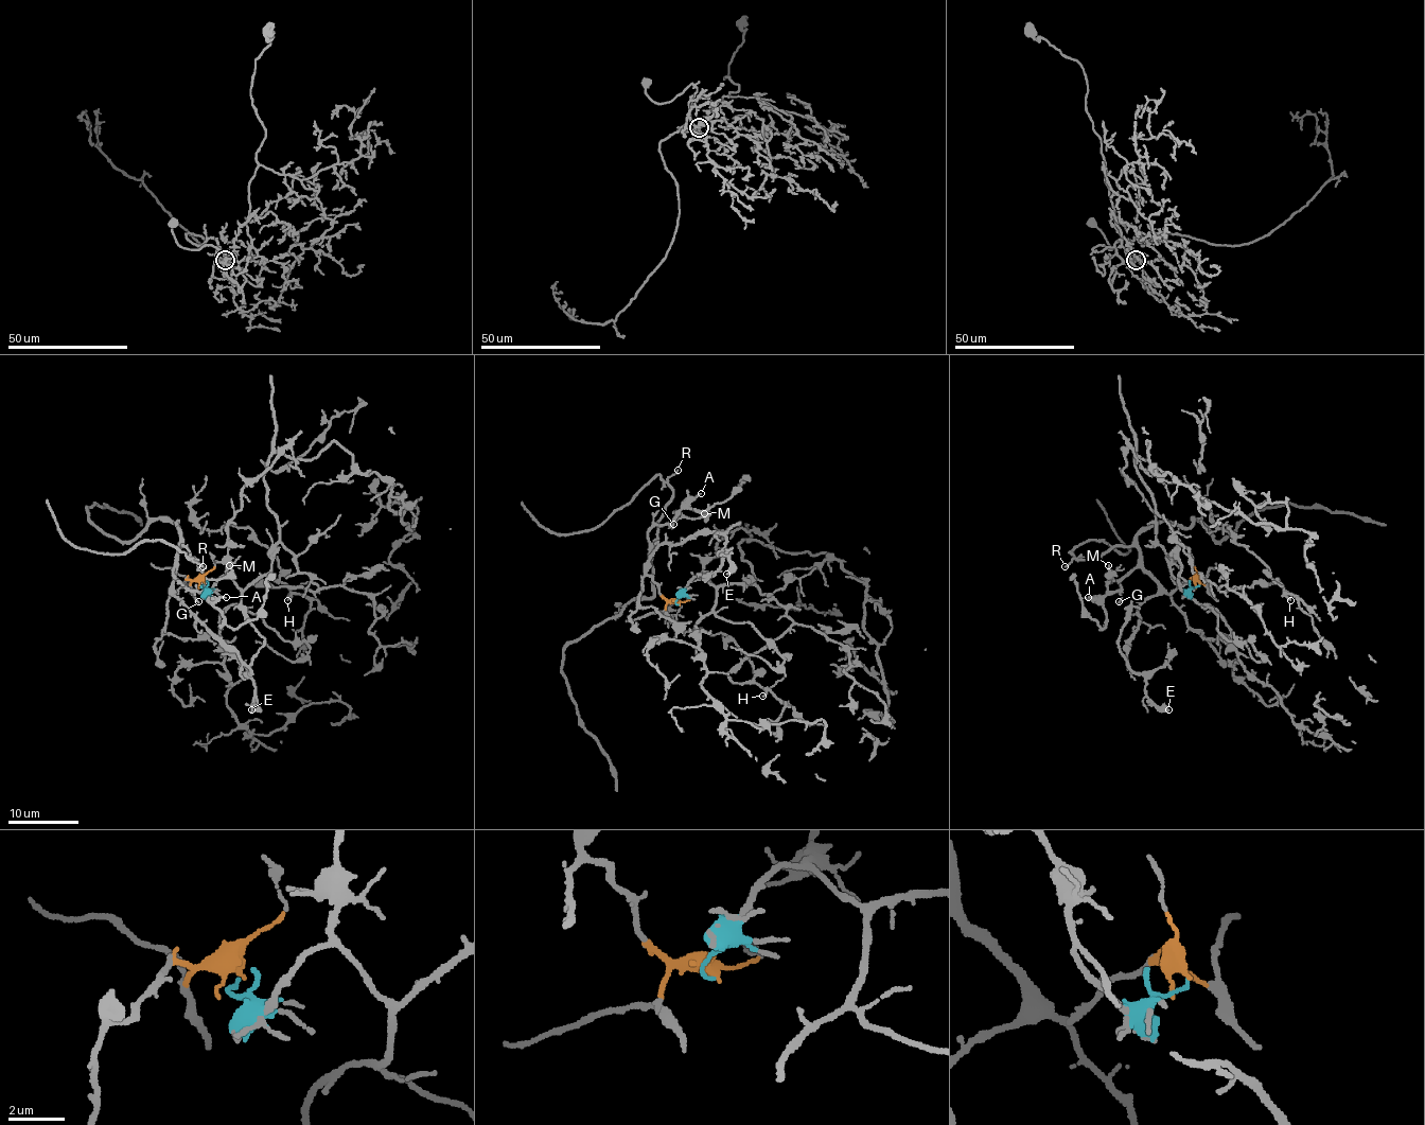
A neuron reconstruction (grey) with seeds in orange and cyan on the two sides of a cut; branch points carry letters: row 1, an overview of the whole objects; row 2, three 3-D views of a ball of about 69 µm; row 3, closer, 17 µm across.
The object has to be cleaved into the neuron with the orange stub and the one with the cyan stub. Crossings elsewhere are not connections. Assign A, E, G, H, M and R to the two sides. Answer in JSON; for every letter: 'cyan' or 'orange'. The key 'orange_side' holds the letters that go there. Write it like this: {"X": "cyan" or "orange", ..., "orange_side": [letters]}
{"A": "orange", "E": "orange", "G": "orange", "H": "cyan", "M": "orange", "R": "orange", "orange_side": ["A", "E", "G", "M", "R"]}

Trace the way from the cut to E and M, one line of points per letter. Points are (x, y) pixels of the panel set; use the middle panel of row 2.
E: (679, 604), (647, 572), (650, 556), (663, 543), (720, 532), (729, 550), (725, 574)
M: (679, 604), (663, 595), (647, 574), (648, 531), (669, 522), (674, 515), (682, 513), (698, 519), (705, 513)

